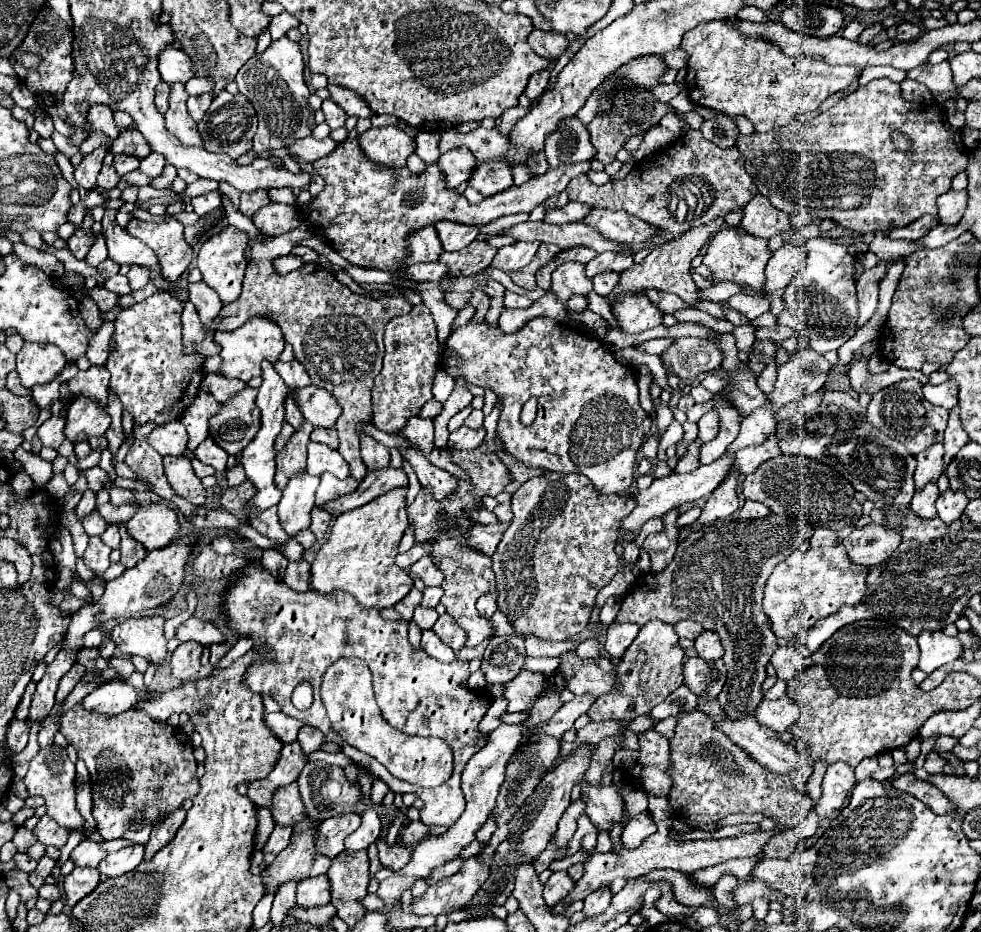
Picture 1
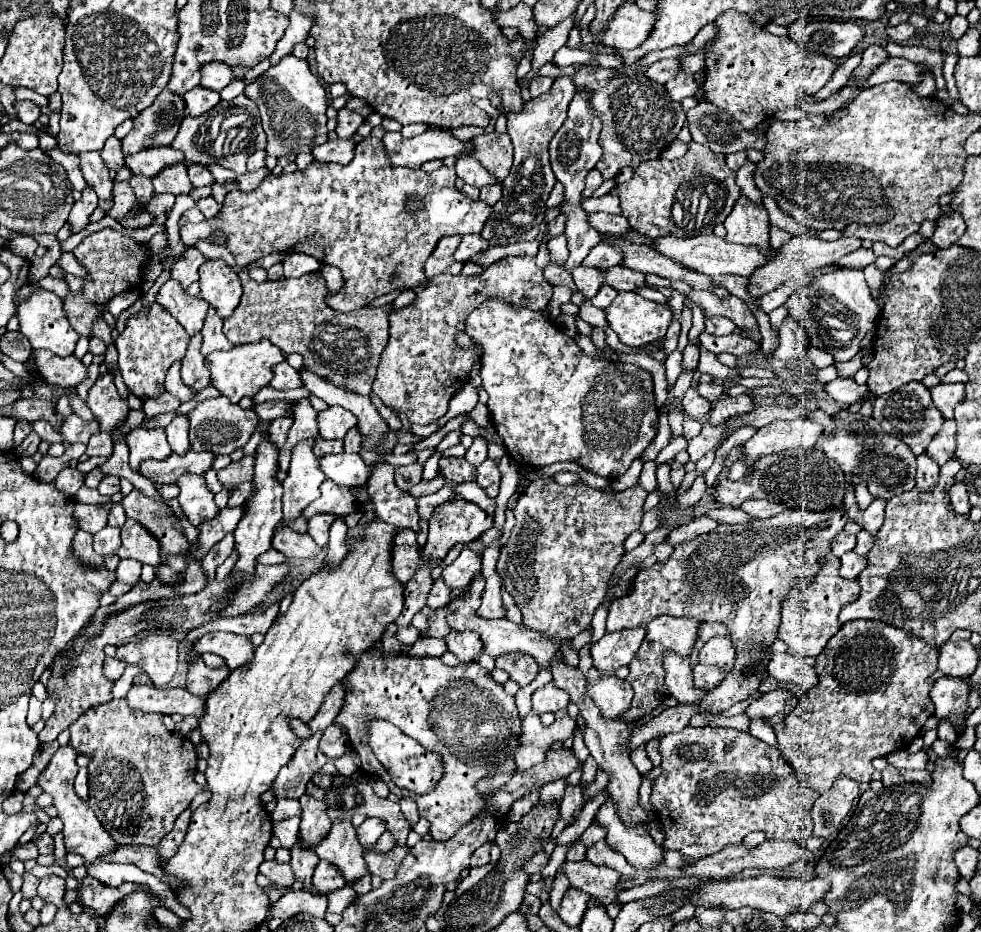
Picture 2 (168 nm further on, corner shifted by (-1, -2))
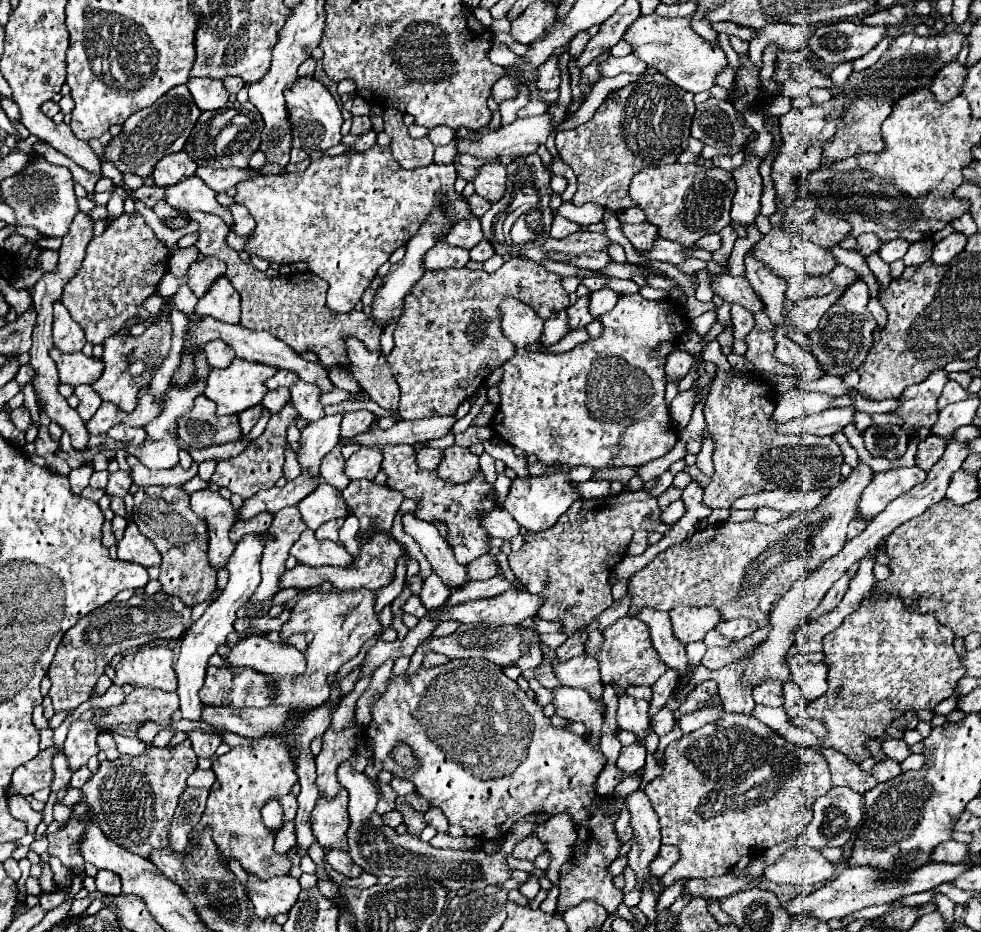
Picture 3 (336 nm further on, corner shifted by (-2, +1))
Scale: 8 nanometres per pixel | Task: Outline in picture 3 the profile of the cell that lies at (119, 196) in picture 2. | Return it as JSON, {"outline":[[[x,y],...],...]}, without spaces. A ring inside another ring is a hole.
{"outline":[[[141,186],[135,190],[135,196],[145,202],[147,208],[155,208],[155,204],[159,200],[165,200],[165,188],[159,188],[159,186]]]}

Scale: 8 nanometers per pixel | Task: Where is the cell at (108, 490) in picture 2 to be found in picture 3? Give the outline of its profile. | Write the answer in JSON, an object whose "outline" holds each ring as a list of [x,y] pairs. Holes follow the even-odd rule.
{"outline":[[[119,470],[115,474],[109,474],[109,484],[107,484],[107,494],[109,496],[119,496],[123,498],[131,488],[131,476],[125,470]]]}

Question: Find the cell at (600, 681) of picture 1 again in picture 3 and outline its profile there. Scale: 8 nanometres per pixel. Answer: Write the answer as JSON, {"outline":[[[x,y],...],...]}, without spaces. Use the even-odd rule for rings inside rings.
{"outline":[[[631,696],[619,698],[617,722],[621,730],[629,730],[637,736],[637,744],[645,744],[645,738],[651,734],[651,718],[649,718],[649,702],[635,700]]]}

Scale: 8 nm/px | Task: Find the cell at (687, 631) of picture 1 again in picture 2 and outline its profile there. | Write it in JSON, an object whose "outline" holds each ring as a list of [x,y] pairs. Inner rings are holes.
{"outline":[[[702,623],[698,627],[698,639],[702,639],[702,641],[708,641],[708,639],[720,637],[720,635],[728,635],[726,627],[722,623]]]}

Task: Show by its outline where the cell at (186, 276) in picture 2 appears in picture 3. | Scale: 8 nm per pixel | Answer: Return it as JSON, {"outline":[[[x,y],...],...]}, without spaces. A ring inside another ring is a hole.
{"outline":[[[205,256],[201,262],[193,262],[187,274],[189,274],[189,288],[195,292],[197,298],[201,298],[205,296],[205,292],[209,292],[211,284],[217,282],[217,278],[225,276],[225,262],[213,256]]]}

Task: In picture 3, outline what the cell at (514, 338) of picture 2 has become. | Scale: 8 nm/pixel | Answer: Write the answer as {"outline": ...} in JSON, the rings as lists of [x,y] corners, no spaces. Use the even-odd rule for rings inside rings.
{"outline":[[[509,298],[501,304],[501,330],[515,344],[517,354],[501,366],[501,404],[499,412],[491,420],[491,428],[507,444],[521,448],[527,454],[537,454],[539,462],[547,464],[547,478],[515,478],[504,502],[504,509],[527,531],[539,532],[551,528],[571,504],[579,500],[581,495],[573,488],[573,482],[569,478],[571,468],[581,464],[593,468],[643,466],[655,458],[669,454],[679,438],[675,426],[671,434],[671,418],[665,402],[667,358],[651,356],[651,352],[663,342],[677,342],[689,330],[685,308],[669,298],[653,302],[653,338],[645,326],[639,326],[637,322],[627,322],[627,318],[621,318],[623,314],[617,310],[619,308],[601,316],[603,330],[607,332],[603,332],[597,340],[587,340],[585,344],[579,344],[565,354],[547,354],[525,350],[525,346],[535,344],[543,332],[543,320],[533,312],[533,308],[521,304],[515,298]]]}

